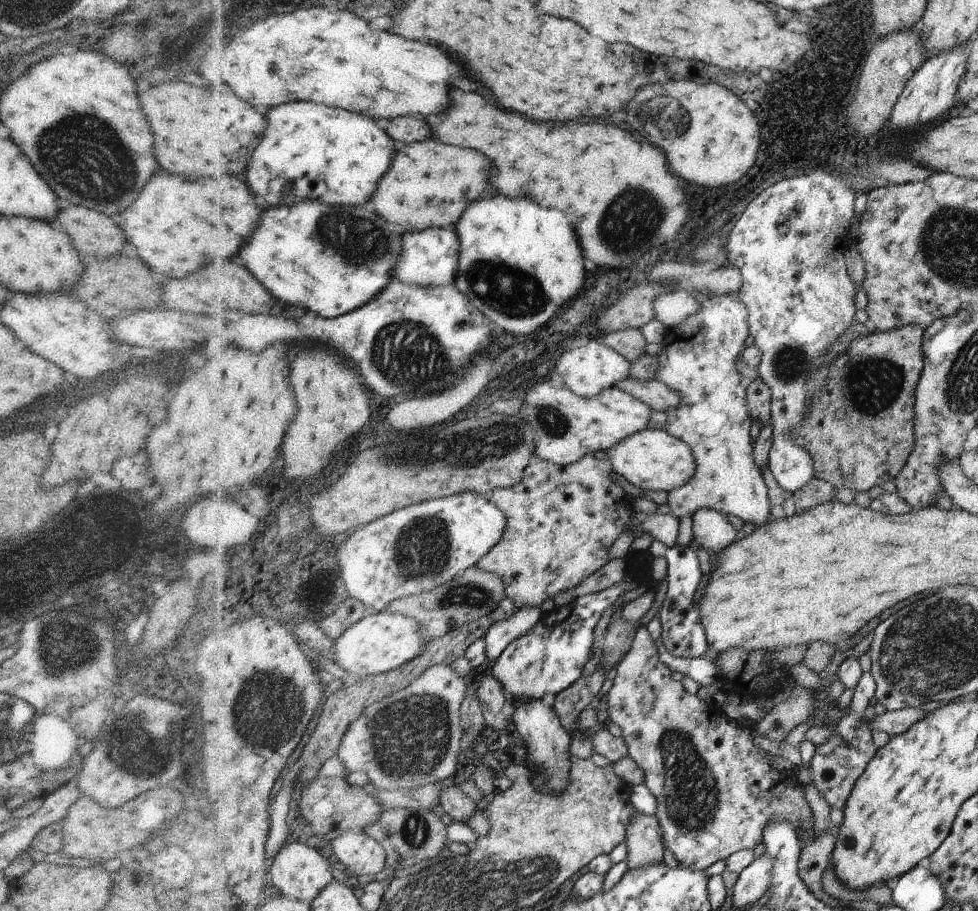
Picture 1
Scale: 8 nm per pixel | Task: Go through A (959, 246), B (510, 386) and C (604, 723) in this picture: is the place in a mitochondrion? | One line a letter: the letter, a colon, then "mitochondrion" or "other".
A: mitochondrion
B: other
C: other

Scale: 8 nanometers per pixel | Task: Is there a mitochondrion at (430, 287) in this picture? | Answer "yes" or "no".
no

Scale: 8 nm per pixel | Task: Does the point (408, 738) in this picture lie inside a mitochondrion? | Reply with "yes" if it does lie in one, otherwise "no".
yes

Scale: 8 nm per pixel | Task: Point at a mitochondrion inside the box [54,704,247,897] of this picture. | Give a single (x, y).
(133, 734)

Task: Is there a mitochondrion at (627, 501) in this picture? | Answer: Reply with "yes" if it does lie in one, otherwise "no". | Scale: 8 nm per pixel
no

